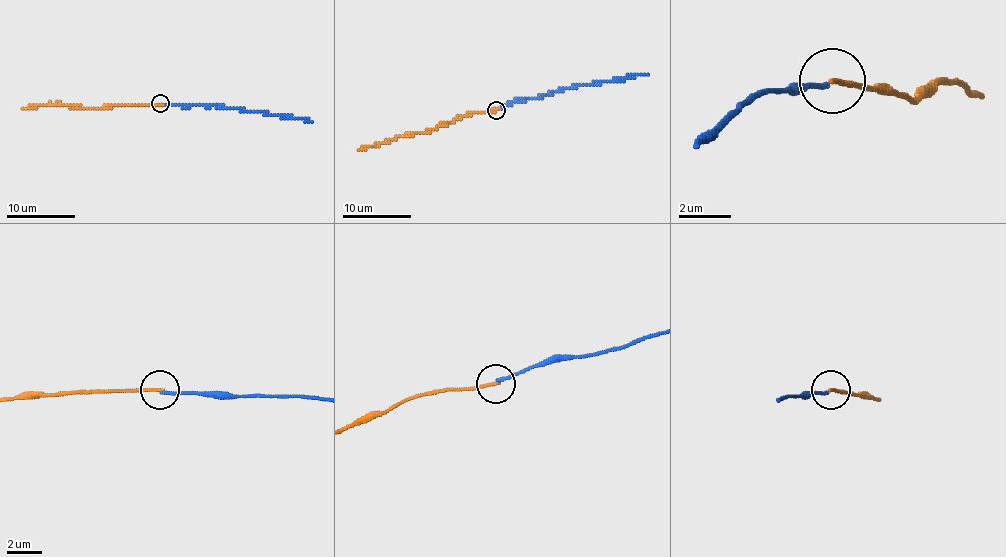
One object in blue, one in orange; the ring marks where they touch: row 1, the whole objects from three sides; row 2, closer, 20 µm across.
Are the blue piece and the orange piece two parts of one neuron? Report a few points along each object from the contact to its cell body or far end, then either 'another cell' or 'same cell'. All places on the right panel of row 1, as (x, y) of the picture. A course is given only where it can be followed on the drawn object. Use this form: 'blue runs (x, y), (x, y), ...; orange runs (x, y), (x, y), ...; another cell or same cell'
blue runs (830, 82), (765, 89), (693, 148); orange runs (830, 82), (850, 82), (909, 102), (935, 82), (981, 95); another cell

